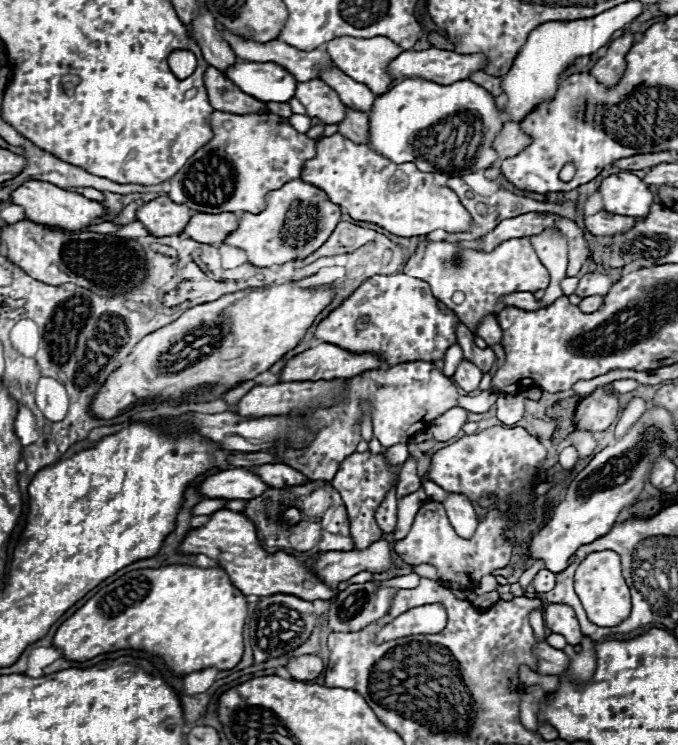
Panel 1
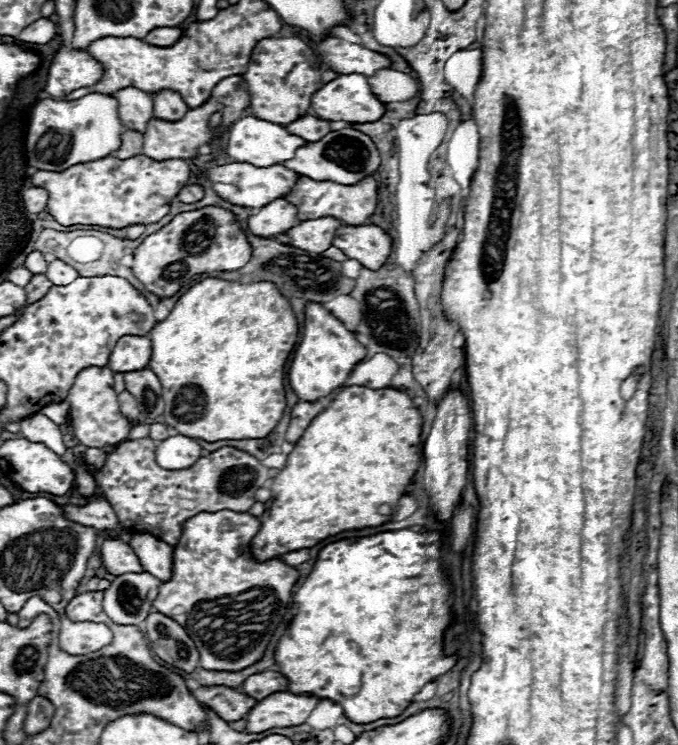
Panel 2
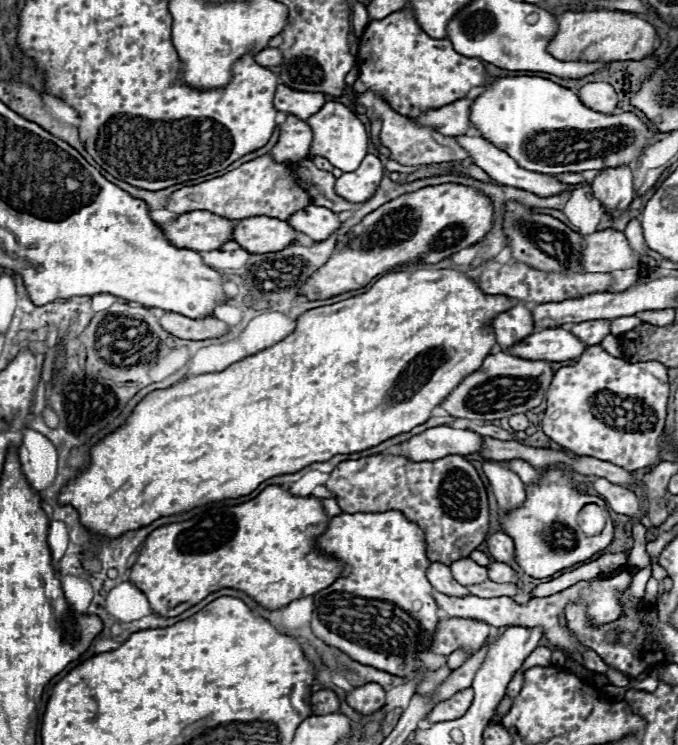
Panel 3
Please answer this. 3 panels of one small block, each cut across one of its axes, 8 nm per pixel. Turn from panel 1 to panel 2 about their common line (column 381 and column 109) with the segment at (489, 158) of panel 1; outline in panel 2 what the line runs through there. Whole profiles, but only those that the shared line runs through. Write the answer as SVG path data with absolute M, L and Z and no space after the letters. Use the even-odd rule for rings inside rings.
M86 94L78 100L40 100L30 112L26 132L26 160L38 170L66 170L80 162L110 156L120 146L122 122L118 118L118 102L110 94Z

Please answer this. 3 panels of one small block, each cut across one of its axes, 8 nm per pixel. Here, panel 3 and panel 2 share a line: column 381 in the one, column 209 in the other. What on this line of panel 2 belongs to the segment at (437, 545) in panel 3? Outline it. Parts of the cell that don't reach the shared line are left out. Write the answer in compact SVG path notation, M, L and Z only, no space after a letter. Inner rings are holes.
M150 438L126 440L108 454L102 470L94 474L96 494L108 498L116 510L118 522L132 534L152 534L174 546L182 536L182 524L200 512L234 510L248 512L254 504L254 492L270 482L270 470L254 456L224 446L184 470L164 470L154 460L156 444Z

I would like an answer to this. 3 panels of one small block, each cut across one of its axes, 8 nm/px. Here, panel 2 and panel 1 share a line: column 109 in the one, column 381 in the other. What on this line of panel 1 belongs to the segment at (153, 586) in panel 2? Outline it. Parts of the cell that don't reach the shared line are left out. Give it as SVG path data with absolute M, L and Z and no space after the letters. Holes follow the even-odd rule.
M374 582L354 584L338 592L328 610L328 626L332 632L358 632L370 622L382 618L396 588L380 588Z

